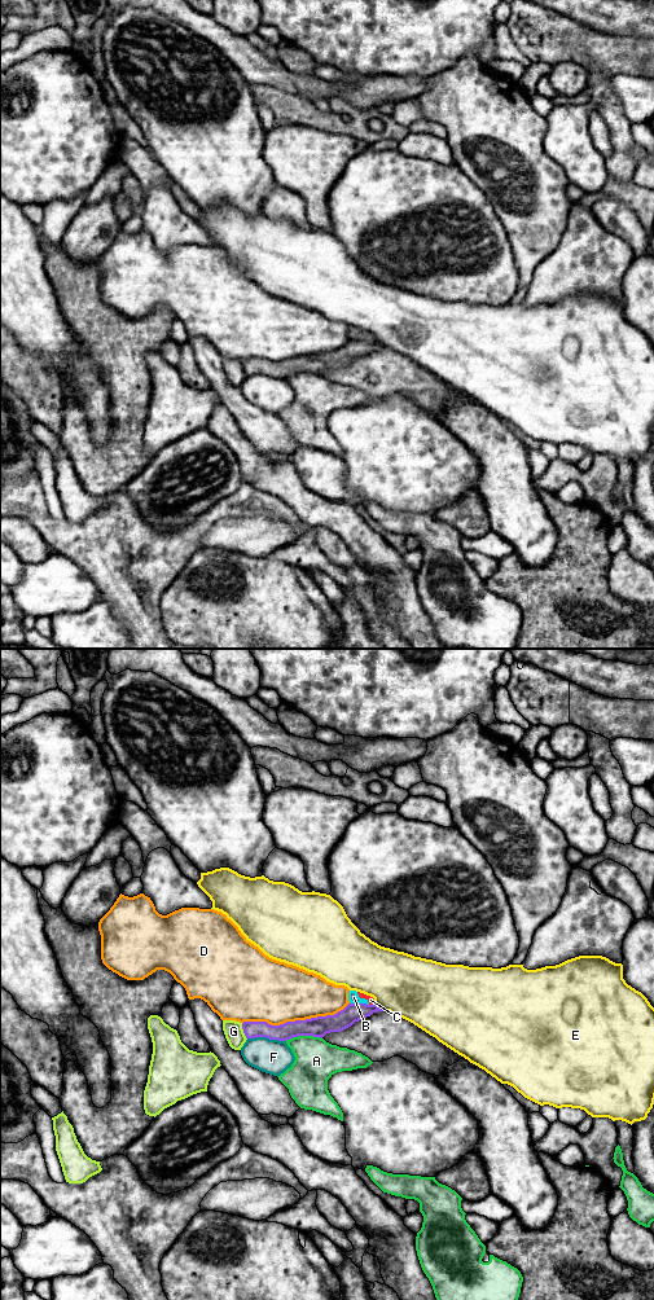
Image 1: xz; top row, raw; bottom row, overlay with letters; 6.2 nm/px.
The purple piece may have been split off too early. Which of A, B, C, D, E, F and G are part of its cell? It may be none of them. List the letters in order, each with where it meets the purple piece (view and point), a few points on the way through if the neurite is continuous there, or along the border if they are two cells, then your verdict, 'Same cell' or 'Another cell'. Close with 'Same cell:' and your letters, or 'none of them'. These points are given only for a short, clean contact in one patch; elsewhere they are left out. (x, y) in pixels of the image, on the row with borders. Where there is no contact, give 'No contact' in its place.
A: Touches purple at xz (303, 1035). Another cell
B: Touches purple at xz (359, 1004). Boundary: xz (350, 1002), (365, 1002), (368, 1005). Another cell
C: Touches purple at xz (372, 1005). Another cell
D: Touches purple at xz (295, 1020). Another cell
E: Touches purple at xz (378, 1006). Another cell
F: Touches purple at xz (267, 1037). Another cell
G: Touches purple at xz (244, 1031). Boundary: xz (241, 1023), (246, 1039). Another cell
Same cell: none of them

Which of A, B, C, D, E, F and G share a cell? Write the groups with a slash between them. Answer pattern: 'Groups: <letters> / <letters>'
Groups: A / B C / D / E / F / G

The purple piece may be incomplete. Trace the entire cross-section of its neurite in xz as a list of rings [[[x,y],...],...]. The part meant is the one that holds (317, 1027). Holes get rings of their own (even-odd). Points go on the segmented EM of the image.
[[[348,1003],[334,1015],[317,1016],[306,1020],[286,1022],[271,1025],[267,1022],[243,1022],[242,1029],[246,1038],[267,1037],[269,1040],[286,1041],[298,1036],[313,1036],[322,1038],[326,1033],[341,1032],[373,1013],[383,1011],[377,1005]]]

